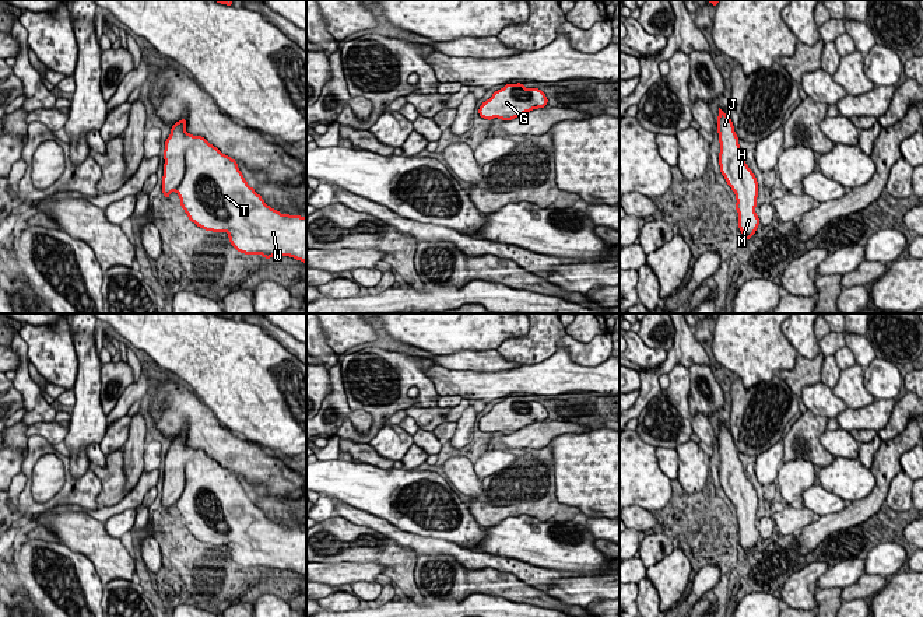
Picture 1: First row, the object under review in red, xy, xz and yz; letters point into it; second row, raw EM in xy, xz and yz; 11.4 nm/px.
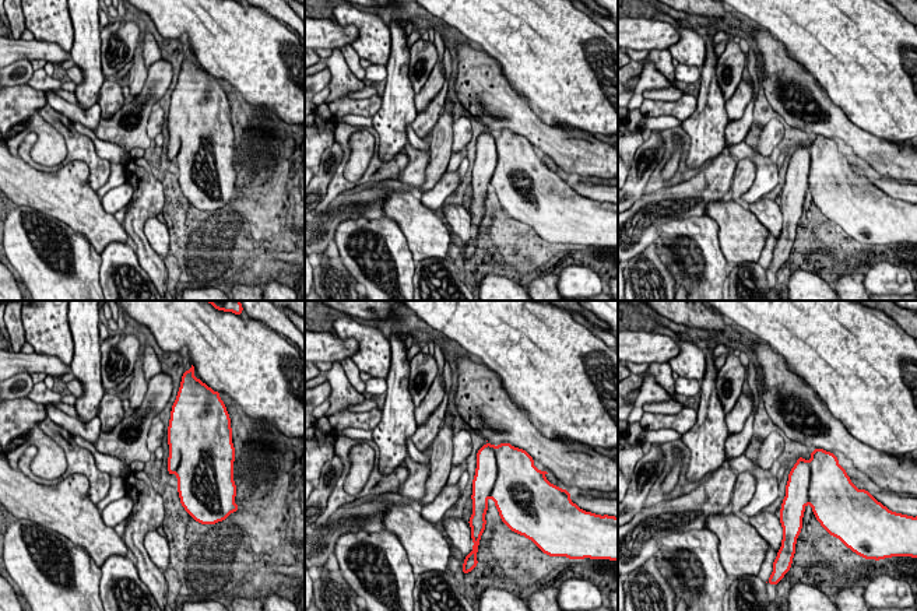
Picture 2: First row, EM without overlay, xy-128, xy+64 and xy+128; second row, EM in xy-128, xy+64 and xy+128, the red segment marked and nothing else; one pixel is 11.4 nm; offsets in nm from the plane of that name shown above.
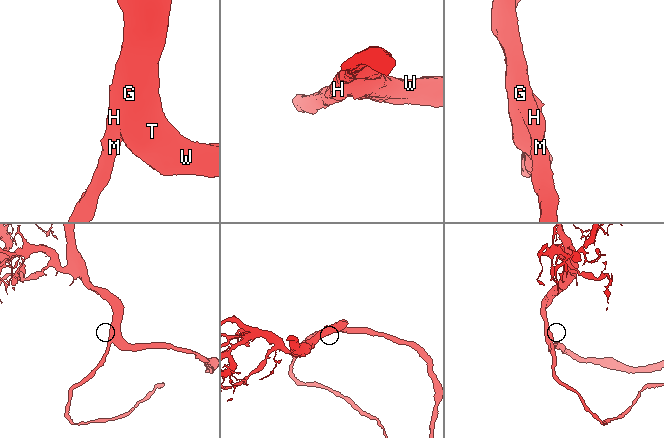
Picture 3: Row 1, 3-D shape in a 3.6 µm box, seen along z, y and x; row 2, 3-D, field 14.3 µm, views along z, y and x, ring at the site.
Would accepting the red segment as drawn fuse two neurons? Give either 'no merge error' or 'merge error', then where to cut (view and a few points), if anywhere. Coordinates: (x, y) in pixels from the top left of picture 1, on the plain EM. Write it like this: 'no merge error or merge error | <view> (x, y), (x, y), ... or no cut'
no merge error | no cut

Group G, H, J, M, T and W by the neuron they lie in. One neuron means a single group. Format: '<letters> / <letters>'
G H J M T W

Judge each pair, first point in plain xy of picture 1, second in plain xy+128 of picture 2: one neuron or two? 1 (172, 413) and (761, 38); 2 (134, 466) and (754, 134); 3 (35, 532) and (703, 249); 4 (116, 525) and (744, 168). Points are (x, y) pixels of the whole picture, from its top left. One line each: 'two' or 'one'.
1: one
2: one
3: two
4: two

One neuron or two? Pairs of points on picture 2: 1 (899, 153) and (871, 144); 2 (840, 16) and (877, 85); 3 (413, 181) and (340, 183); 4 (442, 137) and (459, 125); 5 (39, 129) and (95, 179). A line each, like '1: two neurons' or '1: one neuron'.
1: one neuron
2: one neuron
3: two neurons
4: two neurons
5: two neurons

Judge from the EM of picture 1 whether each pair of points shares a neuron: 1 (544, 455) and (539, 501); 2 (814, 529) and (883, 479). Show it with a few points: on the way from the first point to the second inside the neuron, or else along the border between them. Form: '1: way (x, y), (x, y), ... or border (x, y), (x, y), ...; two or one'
1: way (539, 466), (539, 490); one
2: way (834, 522), (860, 511), (873, 498); one

